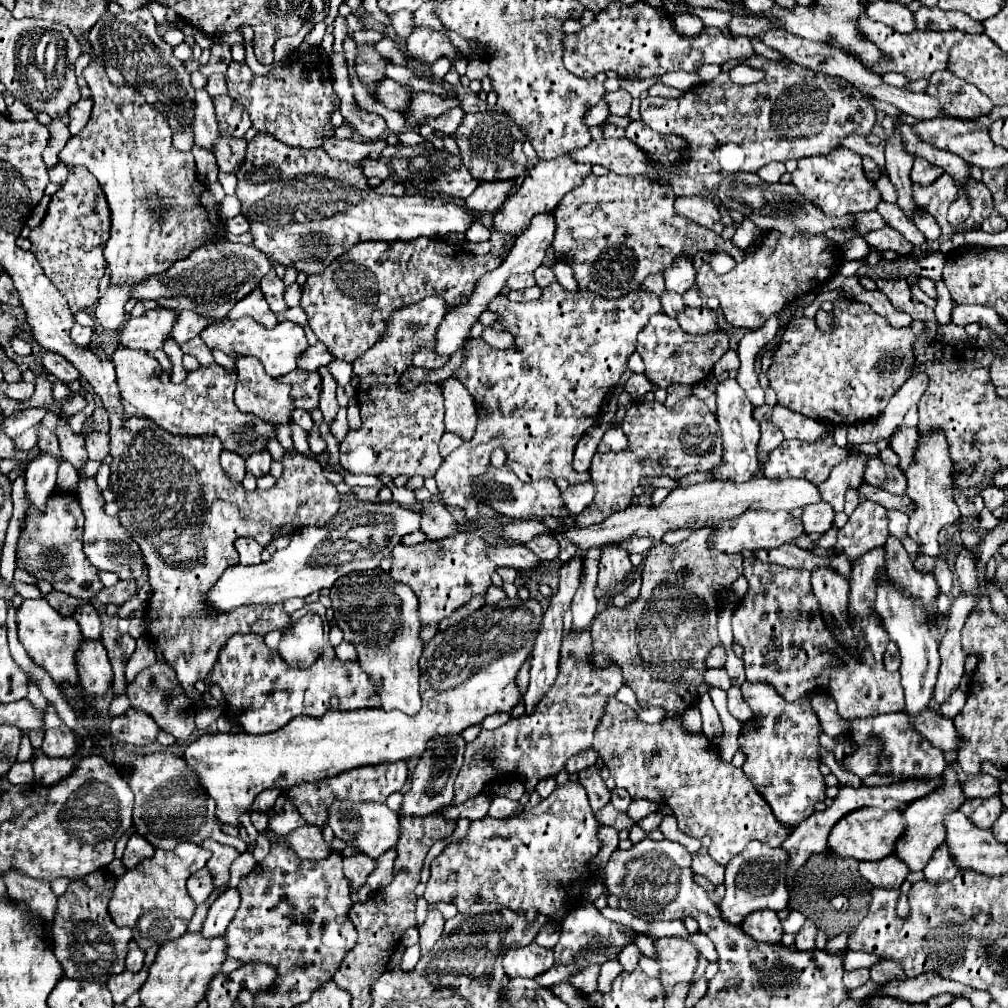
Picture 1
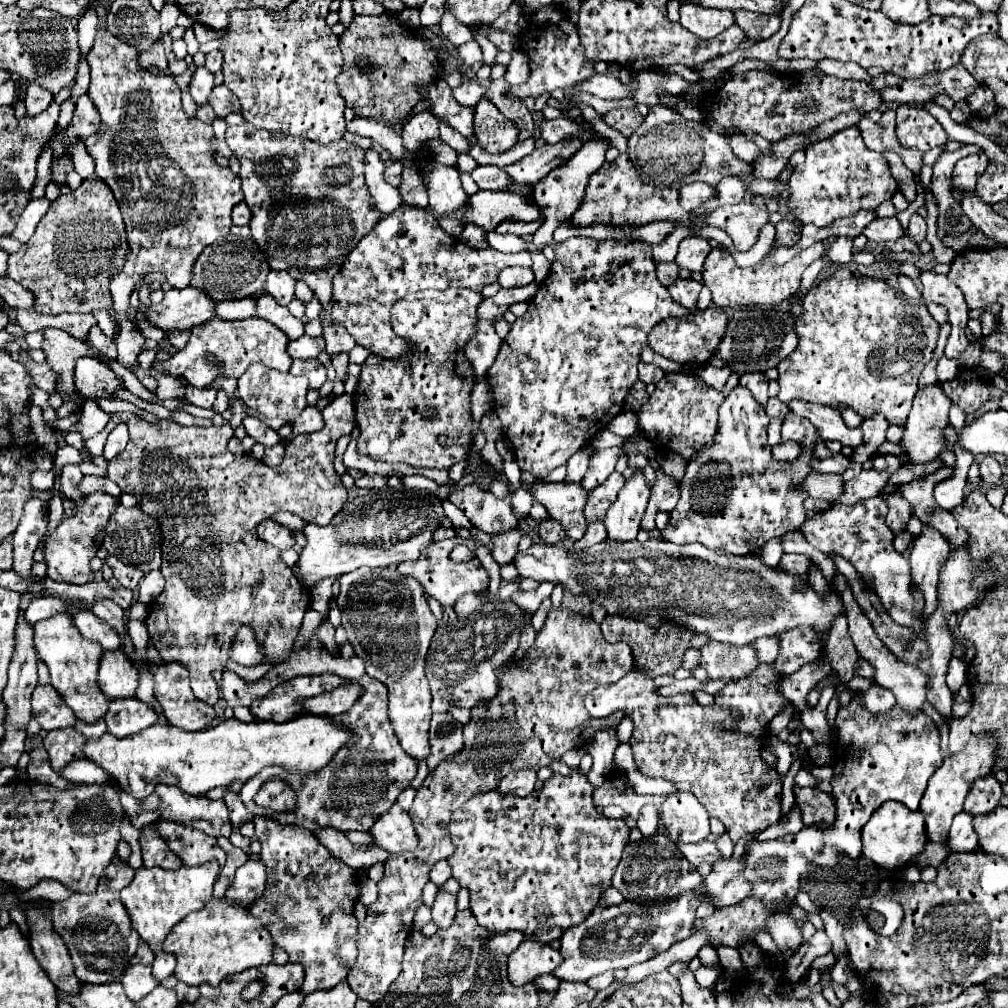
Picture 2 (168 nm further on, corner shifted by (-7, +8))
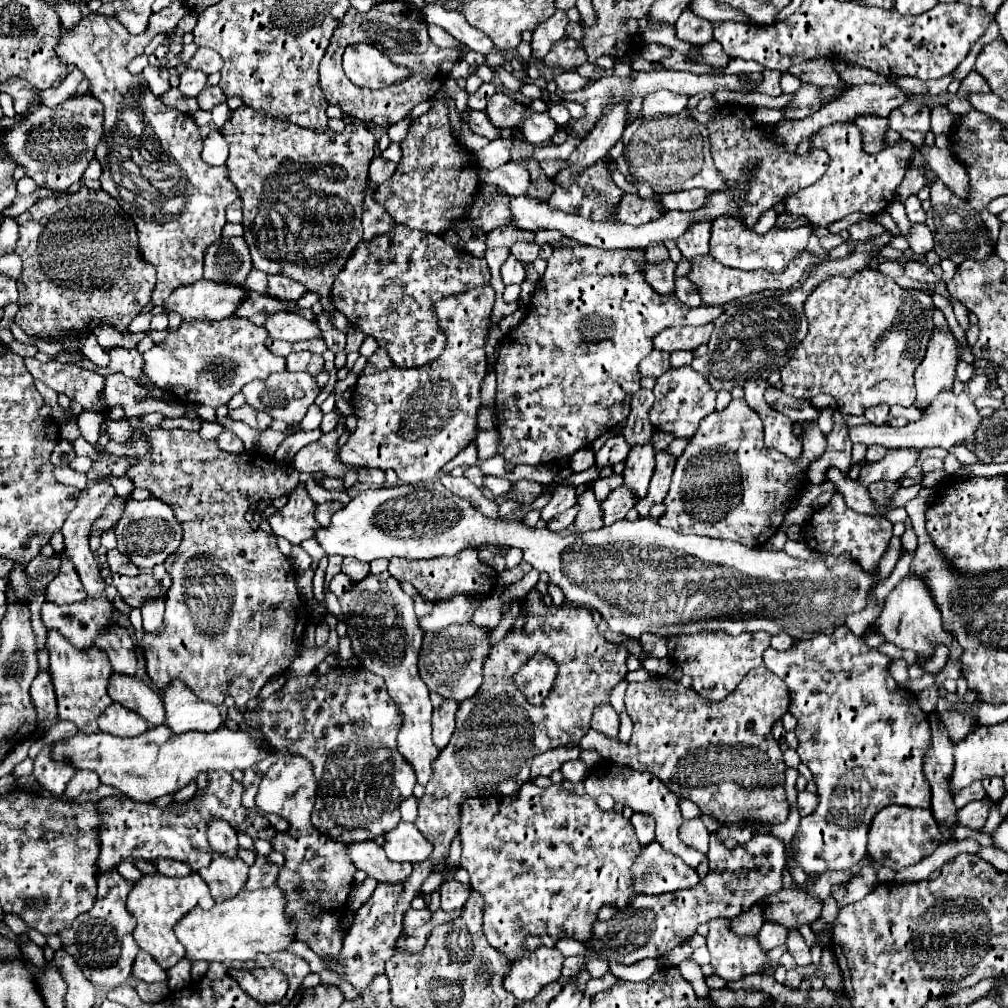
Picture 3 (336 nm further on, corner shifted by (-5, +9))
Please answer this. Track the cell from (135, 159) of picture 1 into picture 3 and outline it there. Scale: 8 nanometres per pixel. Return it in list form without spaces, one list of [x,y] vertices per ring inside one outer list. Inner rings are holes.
[[[173,1],[169,7],[157,11],[149,19],[149,29],[141,35],[131,35],[127,29],[115,19],[99,13],[91,13],[81,19],[73,33],[63,31],[57,53],[65,57],[67,63],[75,65],[85,73],[91,83],[91,95],[105,105],[105,121],[103,121],[103,137],[95,147],[95,159],[101,163],[101,187],[107,191],[123,211],[133,217],[139,235],[139,253],[143,261],[152,263],[160,269],[160,286],[155,286],[151,302],[153,306],[162,306],[163,300],[181,285],[195,283],[203,277],[203,255],[205,249],[221,237],[221,231],[227,223],[225,209],[239,197],[237,187],[227,177],[225,165],[207,165],[201,159],[203,137],[199,135],[199,127],[193,117],[167,107],[159,95],[151,93],[143,75],[129,73],[127,65],[133,57],[141,55],[143,49],[157,33],[169,33],[177,27],[181,17],[187,13],[183,1]]]

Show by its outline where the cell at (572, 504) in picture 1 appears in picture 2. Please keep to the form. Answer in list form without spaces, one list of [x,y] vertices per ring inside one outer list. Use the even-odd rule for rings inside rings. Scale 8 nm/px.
[[[607,448],[607,450],[595,452],[589,460],[589,472],[585,474],[585,478],[581,482],[583,490],[591,492],[595,486],[603,484],[605,478],[615,470],[615,464],[621,454],[623,454],[621,448]]]

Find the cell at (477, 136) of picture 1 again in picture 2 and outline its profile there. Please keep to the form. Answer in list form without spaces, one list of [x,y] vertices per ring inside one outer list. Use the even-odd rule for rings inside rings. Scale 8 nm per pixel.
[[[483,98],[475,106],[475,138],[481,148],[491,154],[505,152],[517,144],[517,134],[517,126],[489,98]]]

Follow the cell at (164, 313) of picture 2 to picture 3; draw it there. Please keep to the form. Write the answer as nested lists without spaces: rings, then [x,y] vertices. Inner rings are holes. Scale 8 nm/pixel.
[[[197,281],[193,285],[183,285],[171,293],[171,297],[163,303],[165,313],[179,313],[183,321],[219,321],[231,315],[241,303],[245,289]]]

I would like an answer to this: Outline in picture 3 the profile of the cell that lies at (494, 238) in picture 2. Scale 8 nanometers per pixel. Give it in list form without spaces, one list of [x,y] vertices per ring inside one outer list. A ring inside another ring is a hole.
[[[517,241],[511,245],[511,255],[517,257],[519,261],[535,261],[539,255],[539,245],[529,243],[529,241]]]

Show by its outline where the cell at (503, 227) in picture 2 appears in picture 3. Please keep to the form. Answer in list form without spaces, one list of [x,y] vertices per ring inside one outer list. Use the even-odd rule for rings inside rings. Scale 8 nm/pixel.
[[[499,227],[499,229],[493,229],[487,234],[485,244],[489,249],[495,247],[507,247],[510,249],[511,243],[517,242],[517,239],[533,242],[535,241],[535,233],[515,229],[515,227]]]

